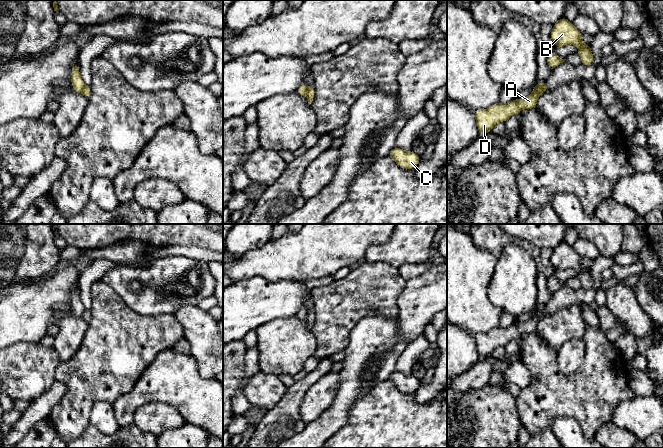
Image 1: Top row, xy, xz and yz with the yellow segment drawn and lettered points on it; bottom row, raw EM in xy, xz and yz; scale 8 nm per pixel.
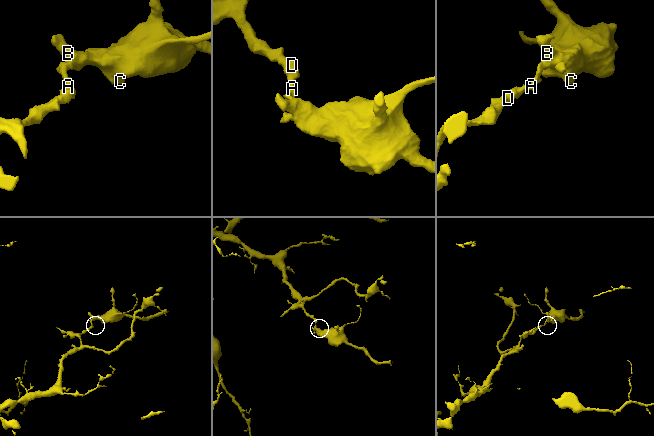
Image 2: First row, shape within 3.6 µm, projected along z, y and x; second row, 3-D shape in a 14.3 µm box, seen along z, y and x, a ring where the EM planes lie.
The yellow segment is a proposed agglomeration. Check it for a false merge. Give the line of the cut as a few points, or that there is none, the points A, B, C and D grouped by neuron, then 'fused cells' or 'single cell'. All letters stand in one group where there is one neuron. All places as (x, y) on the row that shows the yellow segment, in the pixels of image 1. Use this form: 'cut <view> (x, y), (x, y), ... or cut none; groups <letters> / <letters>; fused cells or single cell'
cut yz (544, 83), (532, 92); groups A D / B C; fused cells

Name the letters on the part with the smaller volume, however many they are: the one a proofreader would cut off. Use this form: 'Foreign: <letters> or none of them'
Foreign: B, C

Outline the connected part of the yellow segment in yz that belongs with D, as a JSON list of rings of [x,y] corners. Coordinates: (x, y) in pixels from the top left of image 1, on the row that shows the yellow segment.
[[[544,84],[539,90],[532,92],[523,99],[514,99],[507,104],[498,102],[488,109],[474,110],[479,134],[490,133],[497,123],[507,121],[511,116],[523,109],[536,108],[539,96],[547,90],[549,90],[548,86]]]

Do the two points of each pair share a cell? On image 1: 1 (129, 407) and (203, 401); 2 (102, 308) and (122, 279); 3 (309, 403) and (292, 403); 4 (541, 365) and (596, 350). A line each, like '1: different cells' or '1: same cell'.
1: same cell
2: different cells
3: different cells
4: same cell

